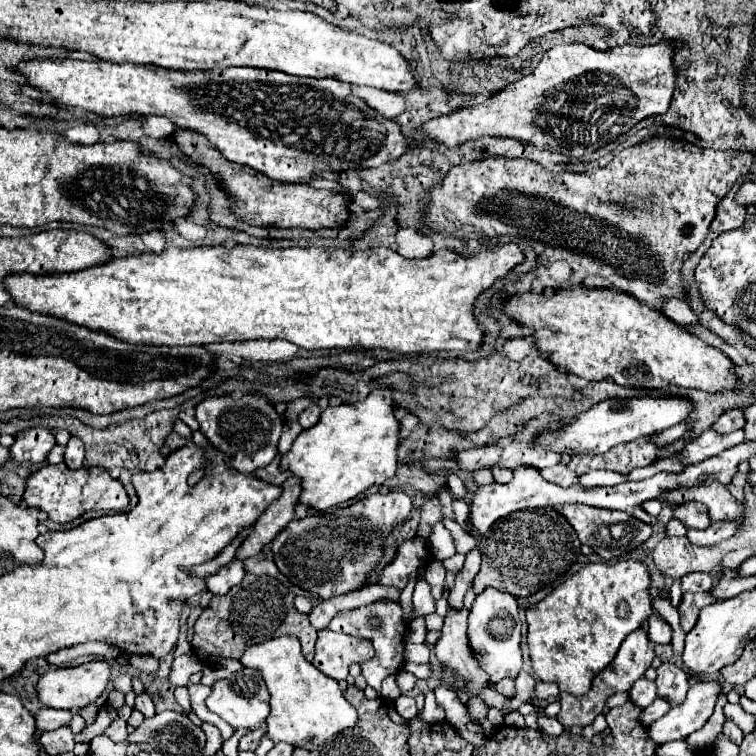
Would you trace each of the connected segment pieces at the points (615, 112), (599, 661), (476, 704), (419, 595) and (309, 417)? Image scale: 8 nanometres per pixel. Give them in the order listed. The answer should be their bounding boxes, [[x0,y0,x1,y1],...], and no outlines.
[[423,40,677,158],[527,560,653,694],[467,698,487,724],[411,582,435,620],[299,404,321,428]]

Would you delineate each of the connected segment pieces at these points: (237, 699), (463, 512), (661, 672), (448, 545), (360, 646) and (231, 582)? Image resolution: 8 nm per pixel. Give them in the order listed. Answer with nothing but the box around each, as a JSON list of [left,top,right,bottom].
[[205,668,269,728],[453,500,469,528],[657,664,689,706],[429,522,457,560],[313,628,373,680],[207,560,245,596]]

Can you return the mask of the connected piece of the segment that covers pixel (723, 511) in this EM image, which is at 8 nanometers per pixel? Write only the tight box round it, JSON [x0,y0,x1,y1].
[663,482,743,522]

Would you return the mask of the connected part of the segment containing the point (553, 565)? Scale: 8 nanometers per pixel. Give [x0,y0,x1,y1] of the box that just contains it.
[473,510,579,598]

